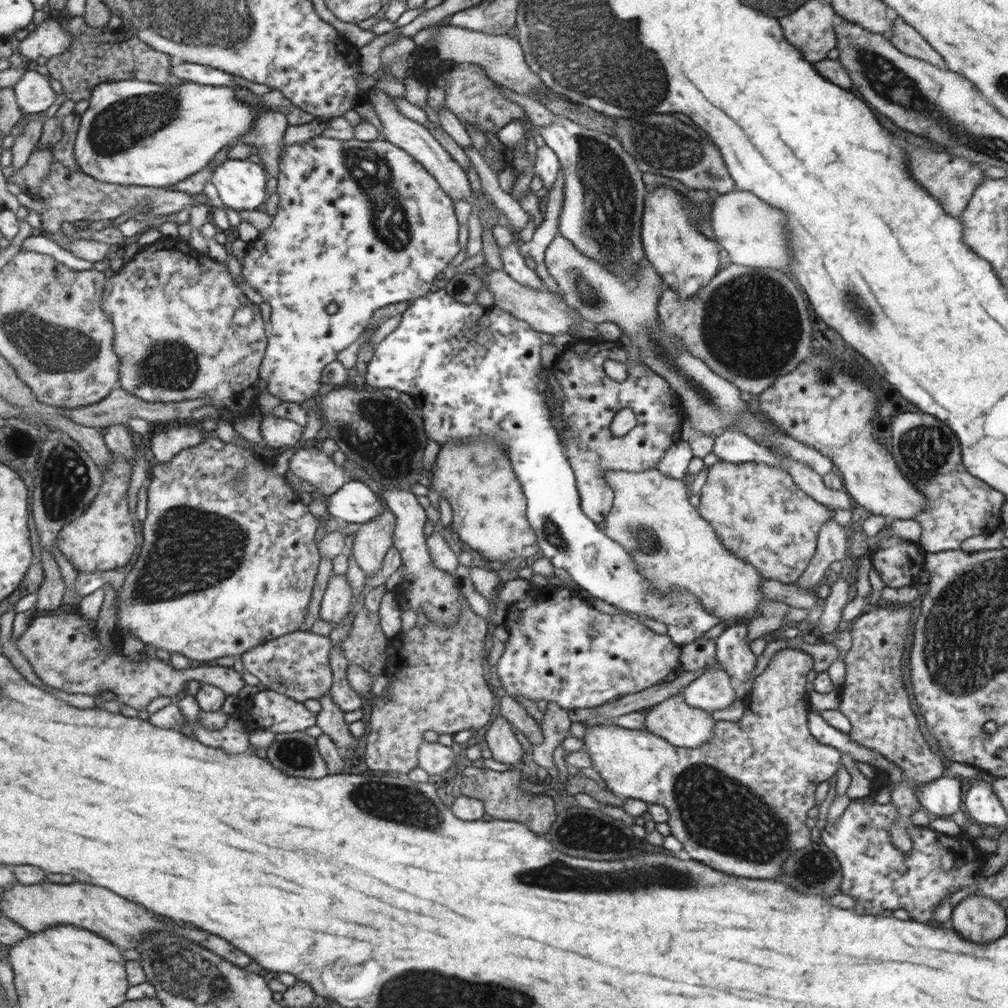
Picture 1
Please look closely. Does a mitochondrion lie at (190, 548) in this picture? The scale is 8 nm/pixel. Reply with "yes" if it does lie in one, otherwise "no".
yes

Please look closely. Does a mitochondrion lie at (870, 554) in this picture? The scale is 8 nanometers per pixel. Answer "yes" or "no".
no

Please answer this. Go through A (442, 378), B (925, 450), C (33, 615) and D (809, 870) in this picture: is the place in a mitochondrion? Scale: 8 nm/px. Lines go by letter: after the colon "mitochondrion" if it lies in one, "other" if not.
A: other
B: mitochondrion
C: other
D: mitochondrion

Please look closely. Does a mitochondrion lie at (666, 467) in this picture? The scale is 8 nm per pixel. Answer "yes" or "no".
no

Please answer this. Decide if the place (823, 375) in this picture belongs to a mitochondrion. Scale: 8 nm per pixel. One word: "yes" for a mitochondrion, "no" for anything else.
yes

